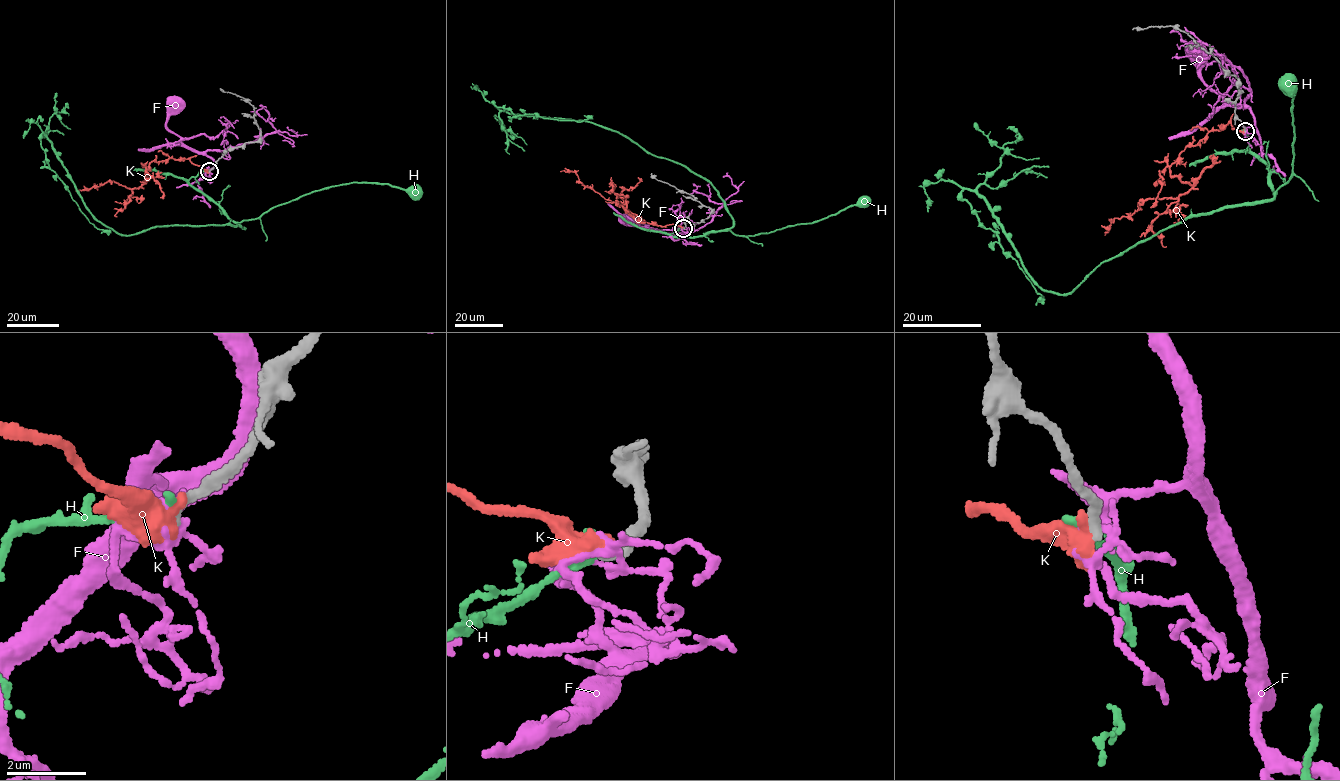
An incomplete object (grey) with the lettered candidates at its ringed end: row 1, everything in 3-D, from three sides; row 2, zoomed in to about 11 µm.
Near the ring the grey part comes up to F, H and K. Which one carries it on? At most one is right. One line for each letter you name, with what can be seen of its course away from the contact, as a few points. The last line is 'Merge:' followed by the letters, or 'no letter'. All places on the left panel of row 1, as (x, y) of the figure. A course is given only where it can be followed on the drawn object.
Merge: no letter

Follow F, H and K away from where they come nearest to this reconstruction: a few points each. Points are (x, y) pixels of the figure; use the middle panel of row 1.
F: (683, 229), (680, 229), (686, 234), (666, 233), (645, 226), (633, 226), (627, 221), (622, 224), (625, 221)
H: (682, 228), (671, 235), (693, 237), (730, 230), (753, 236), (818, 222), (865, 200)
K: (683, 228), (647, 223), (624, 207), (622, 197), (627, 202), (624, 209), (584, 186), (575, 172), (560, 171)

